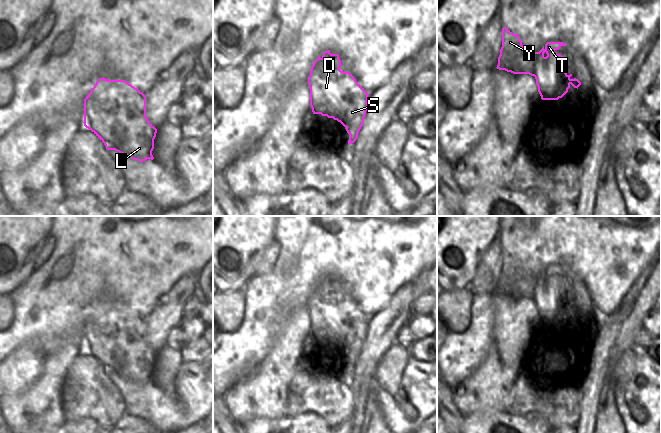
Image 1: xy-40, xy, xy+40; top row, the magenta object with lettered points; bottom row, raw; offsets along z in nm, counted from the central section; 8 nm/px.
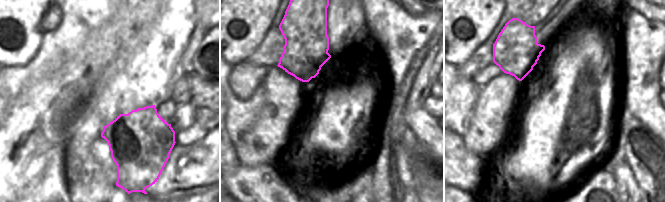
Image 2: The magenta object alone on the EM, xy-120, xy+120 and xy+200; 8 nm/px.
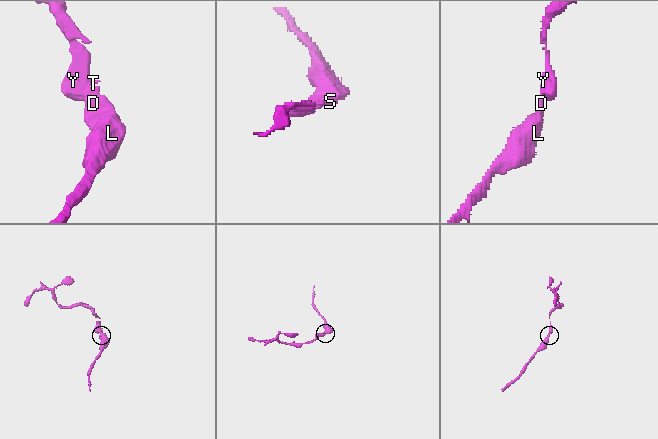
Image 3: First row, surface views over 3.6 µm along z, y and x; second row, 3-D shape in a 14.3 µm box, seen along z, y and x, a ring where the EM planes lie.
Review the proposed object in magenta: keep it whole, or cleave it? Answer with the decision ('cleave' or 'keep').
cleave

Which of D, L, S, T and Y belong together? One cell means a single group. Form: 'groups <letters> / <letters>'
groups D L S / T Y

